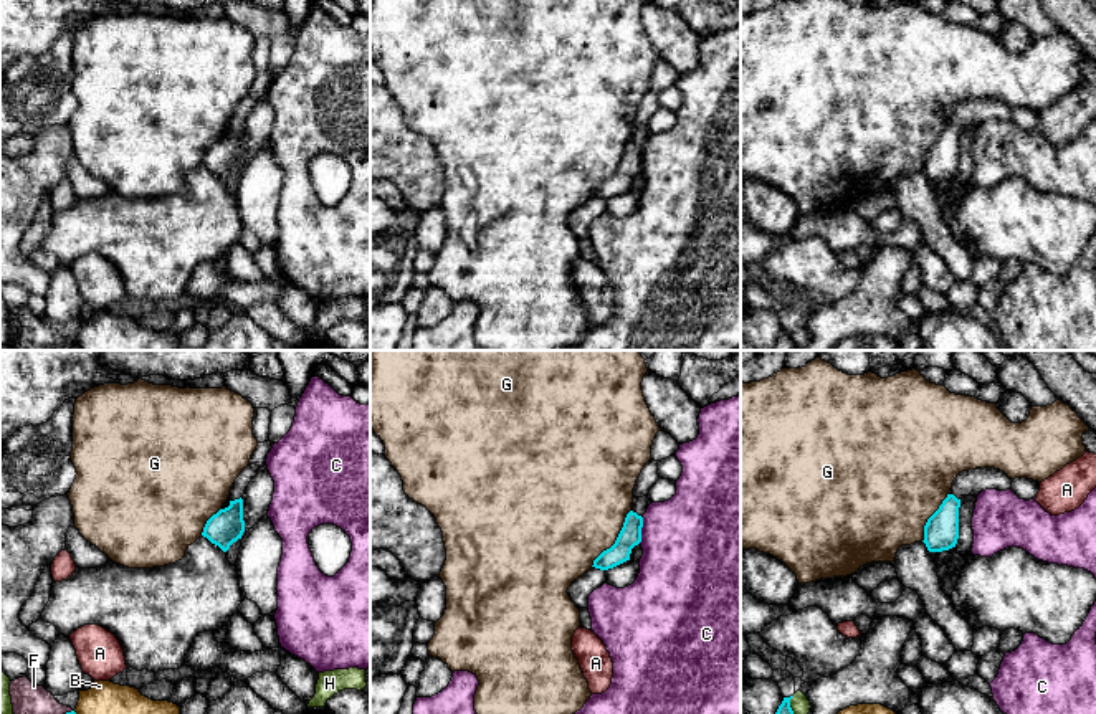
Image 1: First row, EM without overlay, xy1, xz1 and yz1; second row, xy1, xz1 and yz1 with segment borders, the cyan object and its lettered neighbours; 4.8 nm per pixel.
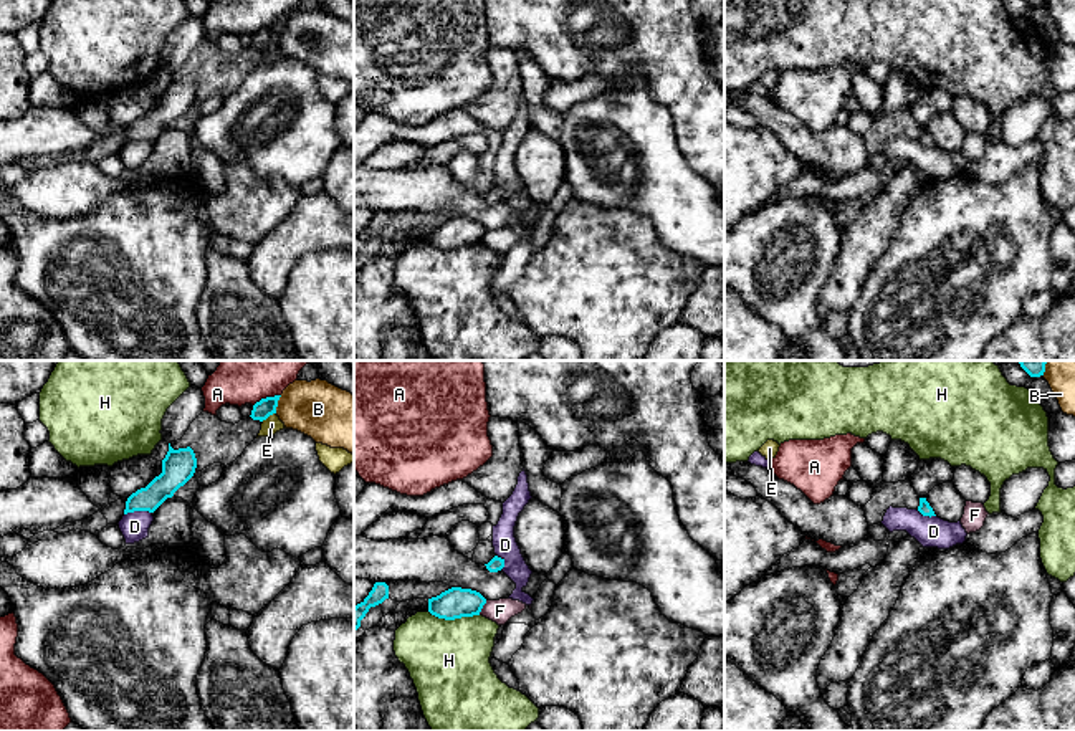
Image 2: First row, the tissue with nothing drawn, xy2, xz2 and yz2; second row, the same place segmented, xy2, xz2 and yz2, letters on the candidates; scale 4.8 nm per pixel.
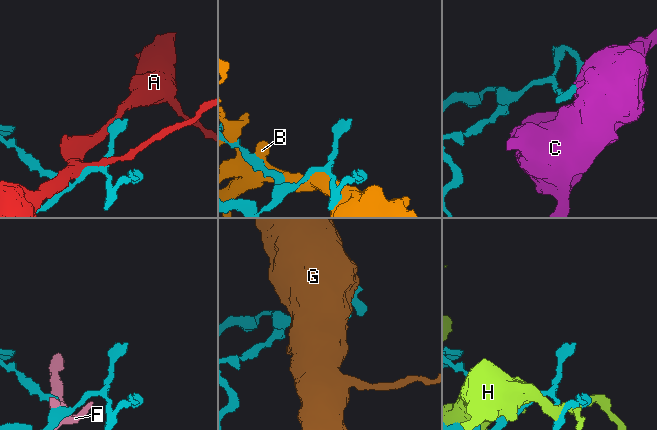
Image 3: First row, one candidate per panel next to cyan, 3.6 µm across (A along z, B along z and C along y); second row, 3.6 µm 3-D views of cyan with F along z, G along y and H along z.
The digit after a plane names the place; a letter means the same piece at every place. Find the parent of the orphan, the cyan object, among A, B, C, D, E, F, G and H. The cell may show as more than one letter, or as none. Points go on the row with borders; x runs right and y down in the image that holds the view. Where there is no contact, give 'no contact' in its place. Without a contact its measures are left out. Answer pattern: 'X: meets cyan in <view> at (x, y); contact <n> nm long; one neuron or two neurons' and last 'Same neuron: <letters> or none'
A: meets cyan in xy2 at (267, 397); contact 150 nm long; two neurons
B: meets cyan in xy2 at (277, 404); contact 90 nm long; two neurons
C: meets cyan in xz1 at (640, 531); contact 130 nm long; two neurons
D: meets cyan in xy2 at (138, 510); contact 140 nm long; two neurons
E: meets cyan in xy2 at (268, 415); contact 80 nm long; two neurons
F: meets cyan in xz2 at (482, 607); contact 80 nm long; two neurons
G: meets cyan in xz1 at (617, 539); contact 340 nm long; two neurons
H: meets cyan in xz2 at (453, 619); contact 240 nm long; two neurons
Same neuron: none

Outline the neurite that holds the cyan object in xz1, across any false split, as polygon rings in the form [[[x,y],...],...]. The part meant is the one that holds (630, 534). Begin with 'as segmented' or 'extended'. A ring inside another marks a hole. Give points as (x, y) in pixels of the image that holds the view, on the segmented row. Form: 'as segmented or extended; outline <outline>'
as segmented; outline [[[630,511],[615,544],[603,550],[595,560],[595,569],[608,570],[630,560],[631,549],[641,542],[643,517]]]

